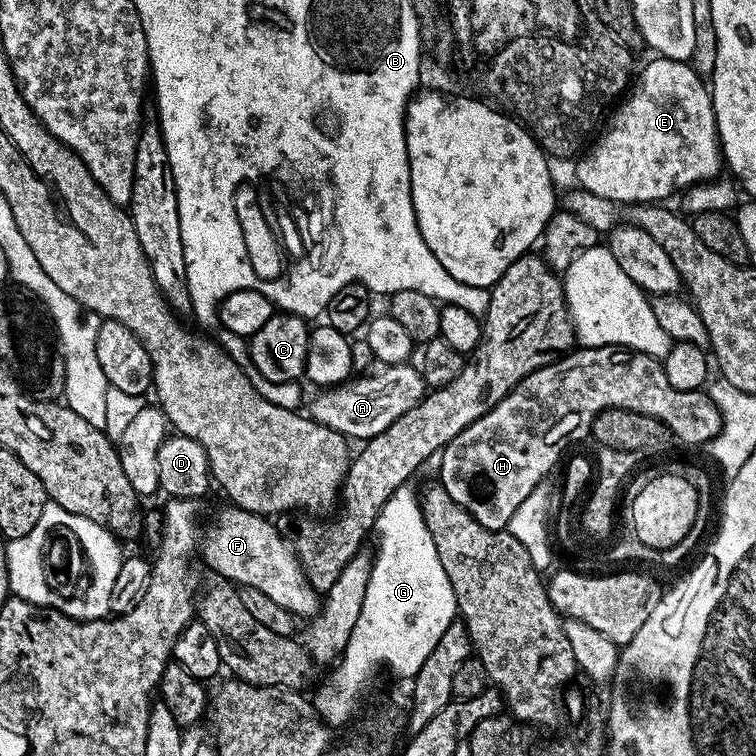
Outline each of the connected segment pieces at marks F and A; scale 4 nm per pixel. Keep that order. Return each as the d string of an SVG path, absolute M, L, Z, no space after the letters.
M227 507L217 514L216 521L209 528L207 525L206 535L202 540L202 556L204 552L204 560L216 571L215 575L230 580L237 586L262 590L262 594L269 595L274 602L278 602L278 606L282 606L297 618L311 618L317 615L322 608L321 593L314 591L310 586L296 553L292 551L288 541L280 537L275 523L267 516L248 512L244 508Z
M411 363L393 364L379 370L381 372L373 371L356 378L358 380L353 379L351 382L317 391L320 393L306 409L307 415L353 441L363 442L382 434L382 430L386 430L394 421L402 418L402 414L406 414L410 406L417 404L426 395L426 385L420 376L419 367Z

